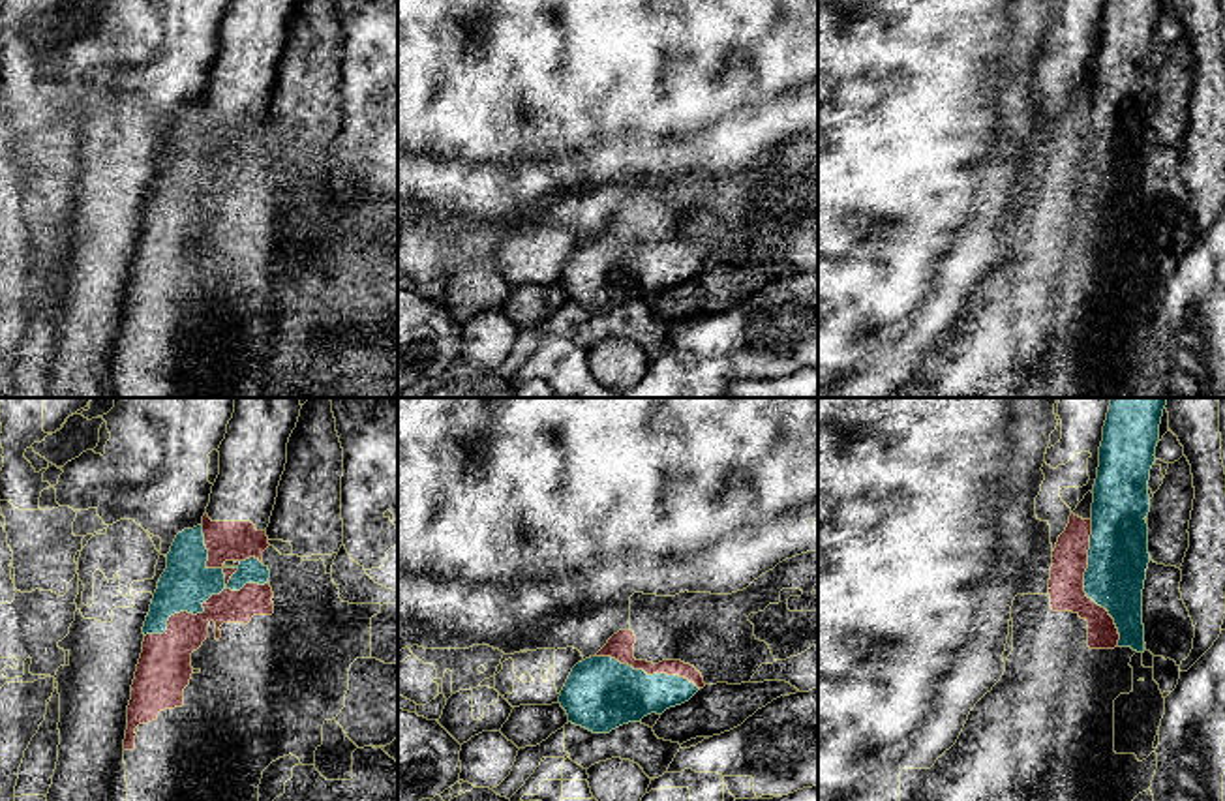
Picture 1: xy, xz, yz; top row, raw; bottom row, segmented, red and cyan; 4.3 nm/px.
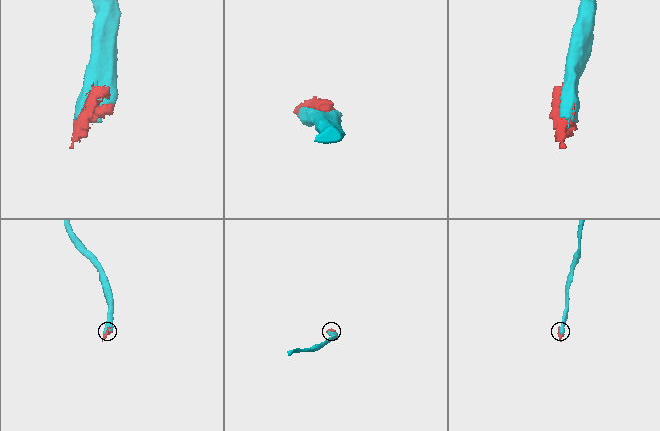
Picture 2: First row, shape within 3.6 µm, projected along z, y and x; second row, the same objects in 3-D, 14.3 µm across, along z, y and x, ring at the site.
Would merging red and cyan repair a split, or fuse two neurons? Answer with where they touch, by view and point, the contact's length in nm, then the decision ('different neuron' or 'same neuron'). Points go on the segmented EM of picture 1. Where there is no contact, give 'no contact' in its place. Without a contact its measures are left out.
meets red in xy at (203, 606); contact 600 nm long; same neuron

